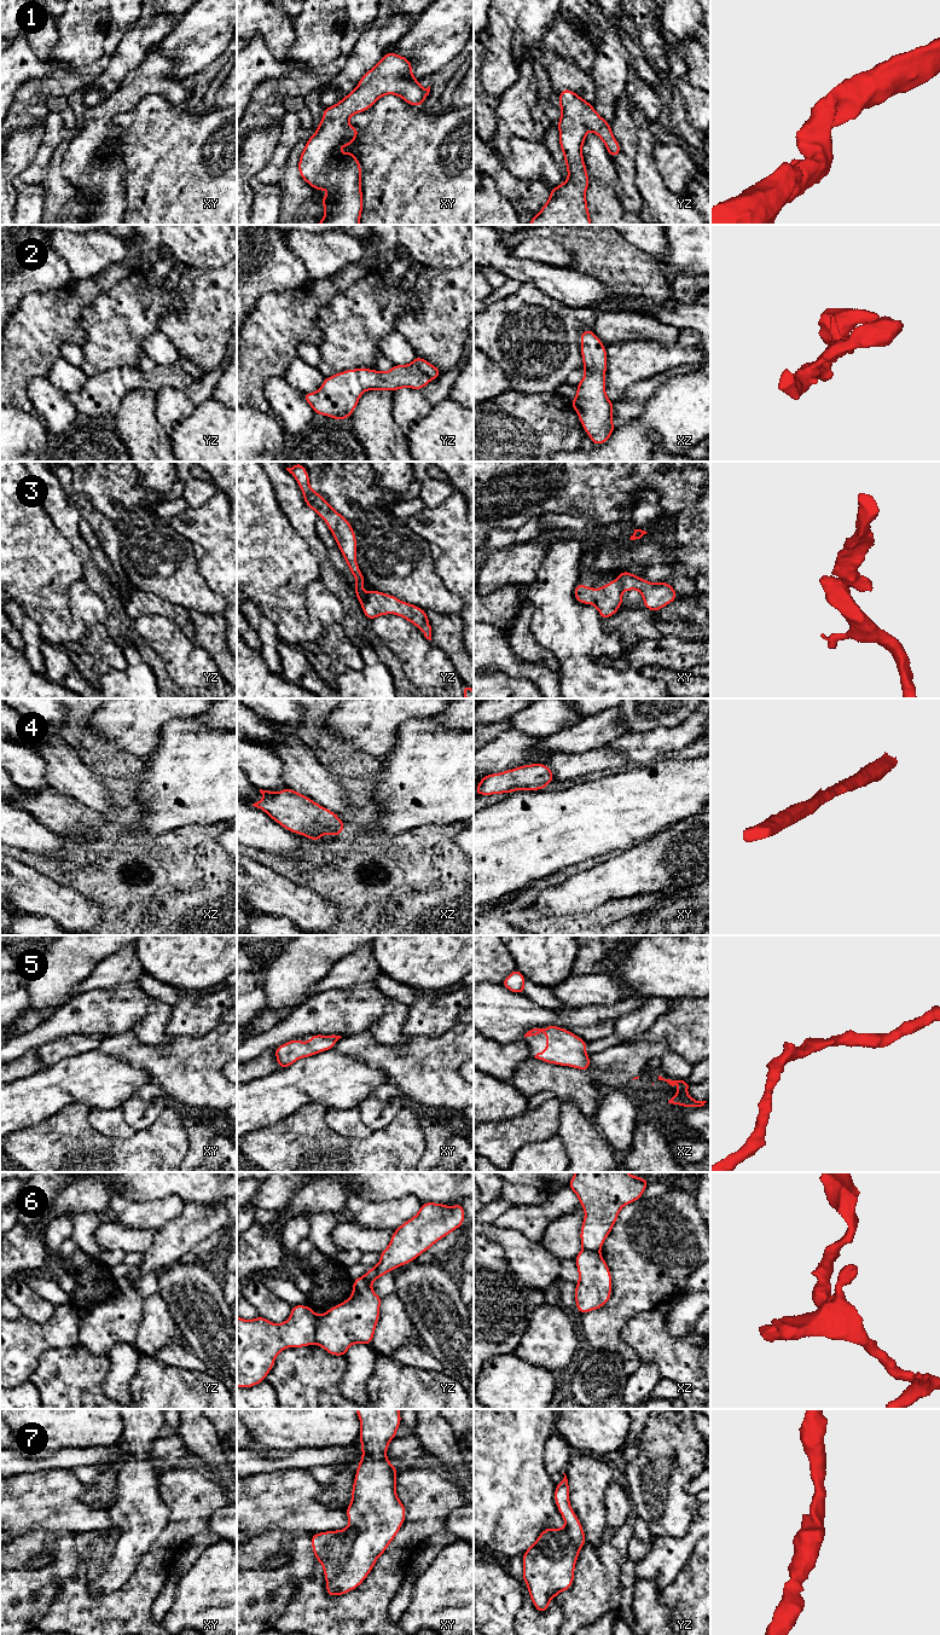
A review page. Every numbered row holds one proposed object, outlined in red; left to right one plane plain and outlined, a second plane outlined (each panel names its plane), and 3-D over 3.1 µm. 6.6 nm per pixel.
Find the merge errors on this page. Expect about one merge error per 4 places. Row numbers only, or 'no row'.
3, 6

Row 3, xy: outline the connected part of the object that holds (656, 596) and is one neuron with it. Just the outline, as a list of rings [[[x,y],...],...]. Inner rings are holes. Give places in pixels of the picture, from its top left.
[[[621,570],[619,576],[622,584],[622,591],[631,591],[633,589],[639,591],[643,595],[643,605],[652,613],[678,598],[678,593],[668,581],[658,584],[650,582],[626,570]]]

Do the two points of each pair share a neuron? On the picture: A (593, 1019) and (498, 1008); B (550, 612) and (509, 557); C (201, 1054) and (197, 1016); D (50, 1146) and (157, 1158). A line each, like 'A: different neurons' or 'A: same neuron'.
A: same neuron
B: different neurons
C: different neurons
D: same neuron

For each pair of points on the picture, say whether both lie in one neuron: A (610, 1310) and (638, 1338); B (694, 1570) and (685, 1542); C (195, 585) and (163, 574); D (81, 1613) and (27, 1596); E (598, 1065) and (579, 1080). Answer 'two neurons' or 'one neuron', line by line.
A: two neurons
B: two neurons
C: one neuron
D: two neurons
E: two neurons

